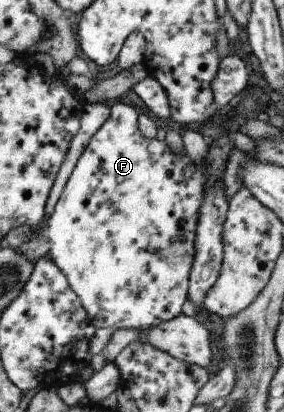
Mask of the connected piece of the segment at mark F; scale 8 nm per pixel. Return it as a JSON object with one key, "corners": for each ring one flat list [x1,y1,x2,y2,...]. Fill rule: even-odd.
{"corners":[[114,103,110,107,110,115,104,124,96,131,95,135,88,141,88,145,80,157,78,157,75,167,72,169,57,203,54,205,51,215,43,219,31,229,32,235,28,241,20,243,17,253,23,256,30,264,39,261,43,256,49,258,53,265,64,275,71,291,77,296,84,312,88,317,88,322,96,329,98,327,108,327,110,330,134,329,144,330,162,322,173,319,181,314,180,307,187,297,187,278,191,269,191,259,193,258,193,240,195,226,197,223,197,212,203,200,203,184,205,183,205,171,207,164,205,157,198,166,190,164,185,153,182,156,173,155,164,141,158,141,155,137,152,140,145,139,137,131,136,111,124,105,124,103]]}

